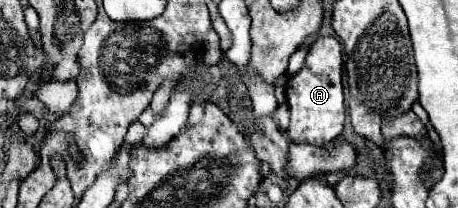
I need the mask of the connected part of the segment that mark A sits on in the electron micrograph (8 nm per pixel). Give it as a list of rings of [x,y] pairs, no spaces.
[[[319,37],[311,45],[303,69],[289,77],[285,85],[287,103],[291,109],[291,125],[287,135],[293,143],[309,143],[309,145],[323,147],[341,135],[345,123],[341,63],[343,61],[341,61],[339,41],[335,37]]]

